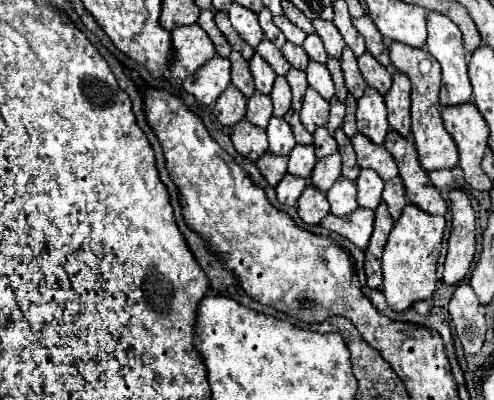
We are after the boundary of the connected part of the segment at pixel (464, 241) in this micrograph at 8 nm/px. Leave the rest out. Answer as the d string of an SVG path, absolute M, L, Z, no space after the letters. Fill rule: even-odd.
M459 189L449 193L451 201L451 235L449 251L443 269L443 281L447 285L459 285L473 261L475 253L475 215L467 195Z

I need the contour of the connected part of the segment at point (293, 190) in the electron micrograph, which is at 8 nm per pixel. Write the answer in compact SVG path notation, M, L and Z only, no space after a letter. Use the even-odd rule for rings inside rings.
M285 175L283 179L281 179L281 183L275 187L275 191L277 191L277 199L279 199L279 203L283 203L283 205L297 205L297 199L299 199L299 195L303 193L303 189L307 187L307 181L305 179L301 179L301 177L293 177L293 175Z

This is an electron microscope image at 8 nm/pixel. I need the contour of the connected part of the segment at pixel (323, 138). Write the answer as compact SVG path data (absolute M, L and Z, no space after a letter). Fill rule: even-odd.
M319 127L315 133L313 133L313 147L315 147L315 155L317 159L323 159L327 155L333 155L337 153L337 143L335 139L329 135L329 131L325 127Z

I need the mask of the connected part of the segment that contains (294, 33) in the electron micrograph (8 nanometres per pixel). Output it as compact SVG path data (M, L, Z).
M283 15L281 17L273 17L273 23L283 31L283 35L287 37L287 41L291 41L291 43L297 43L297 45L301 45L303 43L303 39L305 39L305 33L301 31L301 29L297 29L293 23L289 23Z

